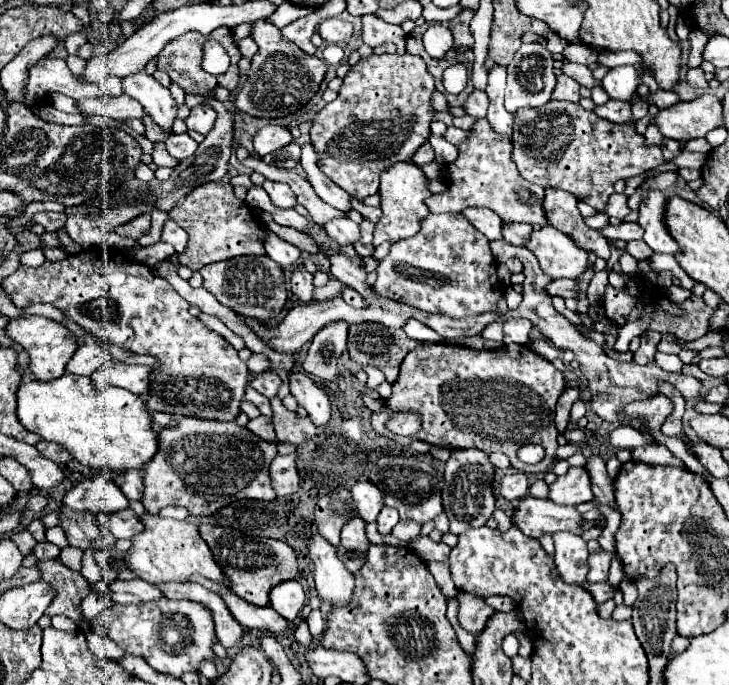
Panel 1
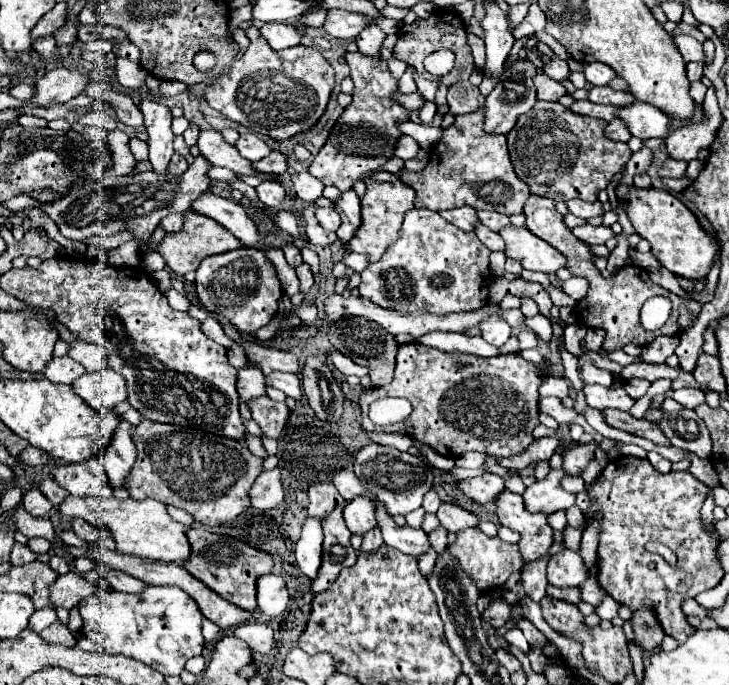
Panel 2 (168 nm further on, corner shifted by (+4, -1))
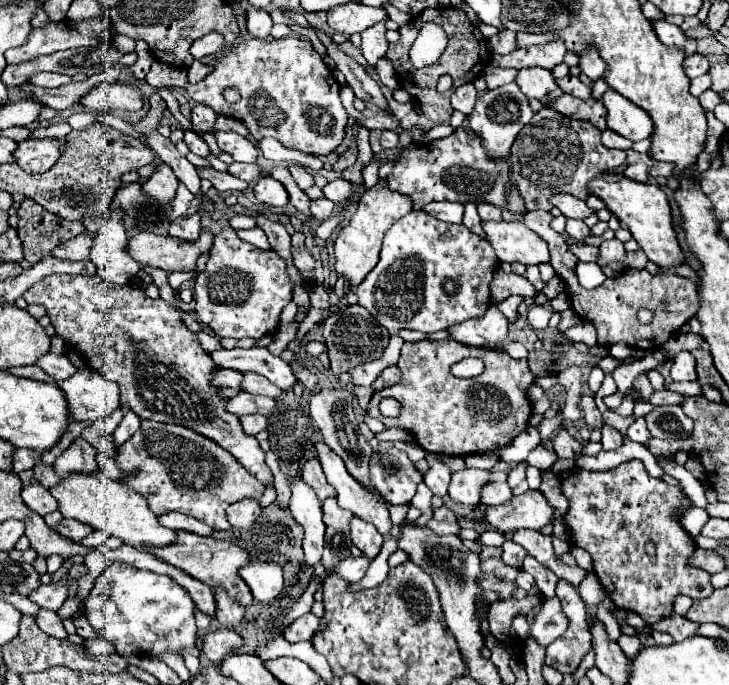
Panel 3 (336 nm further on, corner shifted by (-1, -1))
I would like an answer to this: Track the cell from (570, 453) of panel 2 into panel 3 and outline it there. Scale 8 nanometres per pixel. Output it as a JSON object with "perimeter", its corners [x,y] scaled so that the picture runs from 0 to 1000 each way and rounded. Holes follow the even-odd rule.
{"perimeter":[[[768,625],[763,631],[763,636],[757,639],[757,648],[760,648],[760,660],[768,669],[793,672],[798,666],[798,645],[793,645],[787,636],[782,636],[774,625]]]}

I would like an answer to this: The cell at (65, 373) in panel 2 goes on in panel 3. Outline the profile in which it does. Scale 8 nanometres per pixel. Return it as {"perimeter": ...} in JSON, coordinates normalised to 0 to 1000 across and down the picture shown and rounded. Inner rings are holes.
{"perimeter":[[[71,514],[63,517],[60,523],[55,523],[52,534],[63,546],[69,546],[77,558],[85,558],[85,555],[96,552],[104,543],[104,534],[93,526],[93,520],[88,520],[88,517],[71,517]]]}

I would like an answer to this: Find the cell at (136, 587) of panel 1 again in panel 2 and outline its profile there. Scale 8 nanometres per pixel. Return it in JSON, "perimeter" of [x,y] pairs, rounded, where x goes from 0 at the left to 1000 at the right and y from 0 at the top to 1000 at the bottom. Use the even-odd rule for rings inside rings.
{"perimeter":[[[92,835],[67,855],[67,876],[75,888],[86,885],[86,888],[97,891],[100,885],[106,885],[111,879],[111,873],[119,873],[122,867],[128,867],[128,861],[133,861],[130,853],[114,847],[103,835]]]}

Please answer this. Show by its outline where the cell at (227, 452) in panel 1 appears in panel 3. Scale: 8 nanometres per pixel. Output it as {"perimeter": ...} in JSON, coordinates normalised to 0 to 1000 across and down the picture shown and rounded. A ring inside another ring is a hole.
{"perimeter":[[[195,613],[192,628],[173,648],[162,654],[159,680],[173,692],[167,704],[173,704],[187,718],[192,718],[203,730],[203,739],[214,753],[241,745],[283,762],[294,774],[316,774],[316,762],[310,756],[310,742],[316,736],[332,727],[357,727],[362,718],[359,704],[354,704],[348,692],[343,692],[313,657],[299,651],[294,642],[261,625],[241,622],[241,619],[219,619],[211,613]]]}

